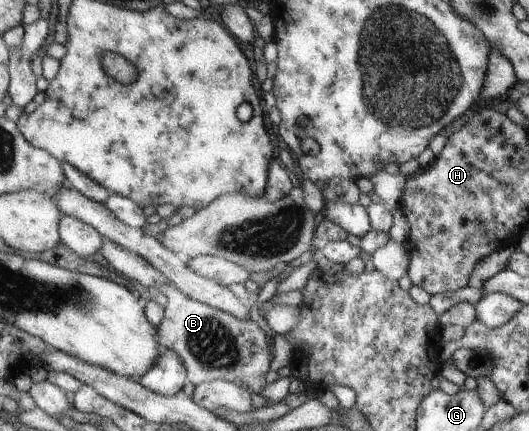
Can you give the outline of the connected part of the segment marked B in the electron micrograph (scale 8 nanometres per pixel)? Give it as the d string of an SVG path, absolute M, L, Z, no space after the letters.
M157 283L154 288L154 295L163 294L168 298L165 319L158 328L156 340L160 346L178 352L191 371L194 386L216 379L228 382L242 380L242 386L262 394L268 386L265 374L269 372L274 356L269 350L269 338L259 324L191 299L171 283Z

